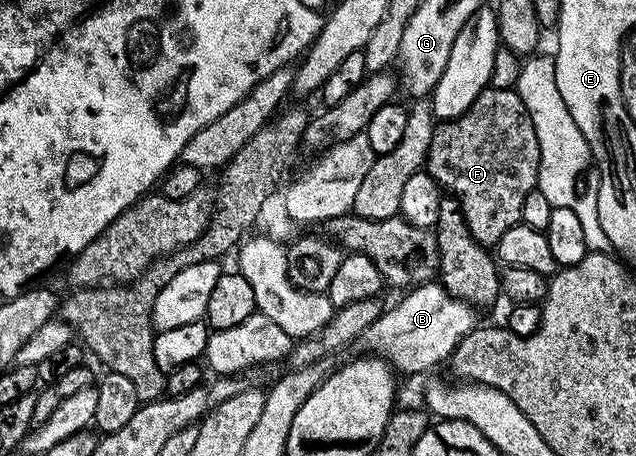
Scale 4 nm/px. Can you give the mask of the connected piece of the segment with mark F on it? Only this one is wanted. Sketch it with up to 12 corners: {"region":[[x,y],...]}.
{"region":[[516,89],[434,125],[424,165],[496,247],[537,189],[535,124]]}

